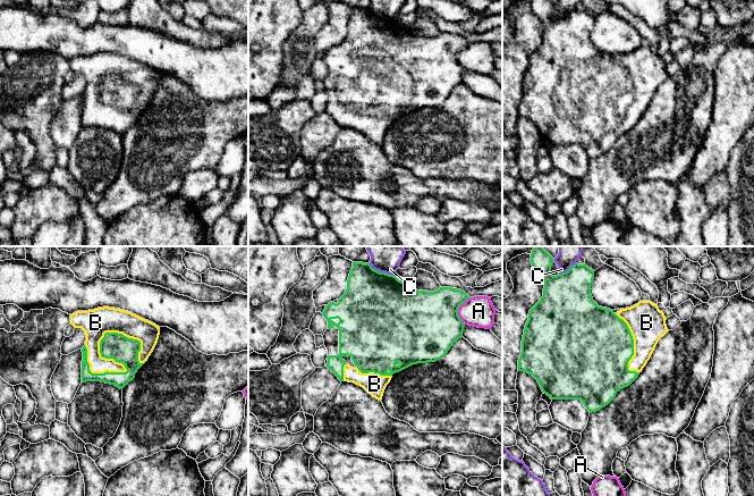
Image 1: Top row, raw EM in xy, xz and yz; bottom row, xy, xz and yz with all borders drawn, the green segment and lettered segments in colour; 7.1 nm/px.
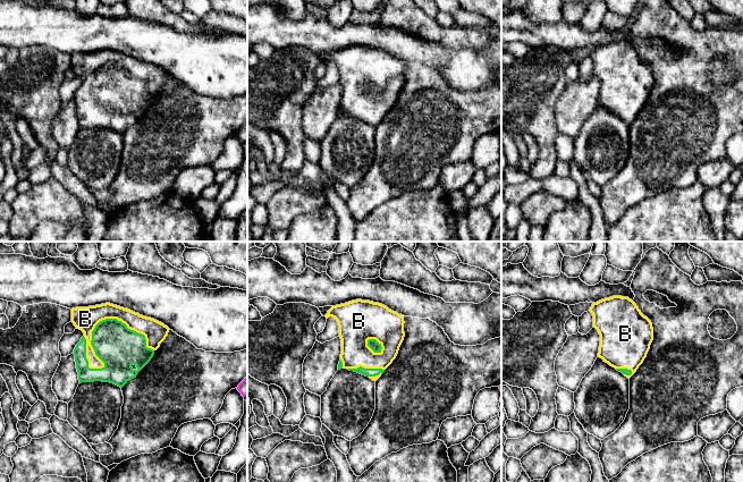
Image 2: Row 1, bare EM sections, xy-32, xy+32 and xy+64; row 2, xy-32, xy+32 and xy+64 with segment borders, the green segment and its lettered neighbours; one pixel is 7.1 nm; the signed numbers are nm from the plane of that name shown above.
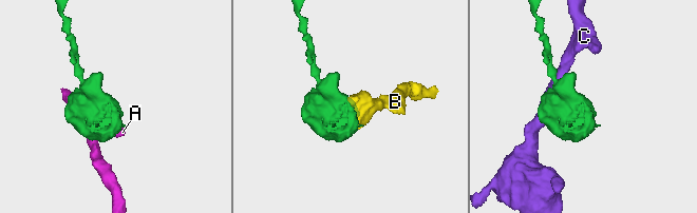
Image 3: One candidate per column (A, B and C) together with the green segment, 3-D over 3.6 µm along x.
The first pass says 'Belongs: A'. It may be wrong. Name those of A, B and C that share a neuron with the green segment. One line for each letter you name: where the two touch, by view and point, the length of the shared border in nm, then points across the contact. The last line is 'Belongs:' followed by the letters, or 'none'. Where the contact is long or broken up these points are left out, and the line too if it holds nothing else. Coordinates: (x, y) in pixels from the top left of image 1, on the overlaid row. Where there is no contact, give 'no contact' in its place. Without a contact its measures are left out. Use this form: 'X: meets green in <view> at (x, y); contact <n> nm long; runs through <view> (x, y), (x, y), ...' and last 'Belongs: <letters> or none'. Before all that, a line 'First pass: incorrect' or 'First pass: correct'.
First pass: incorrect
B: meets green in xy at (104, 356); contact 460 nm long
Belongs: B

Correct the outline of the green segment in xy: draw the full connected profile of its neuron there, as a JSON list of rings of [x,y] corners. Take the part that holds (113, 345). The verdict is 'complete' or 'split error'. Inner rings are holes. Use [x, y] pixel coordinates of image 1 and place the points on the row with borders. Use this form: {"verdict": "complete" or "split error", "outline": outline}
{"verdict": "split error", "outline": [[[103,306],[70,314],[70,323],[85,331],[86,341],[82,347],[82,381],[101,381],[122,389],[135,378],[137,370],[147,361],[160,335],[155,323],[132,312]]]}

